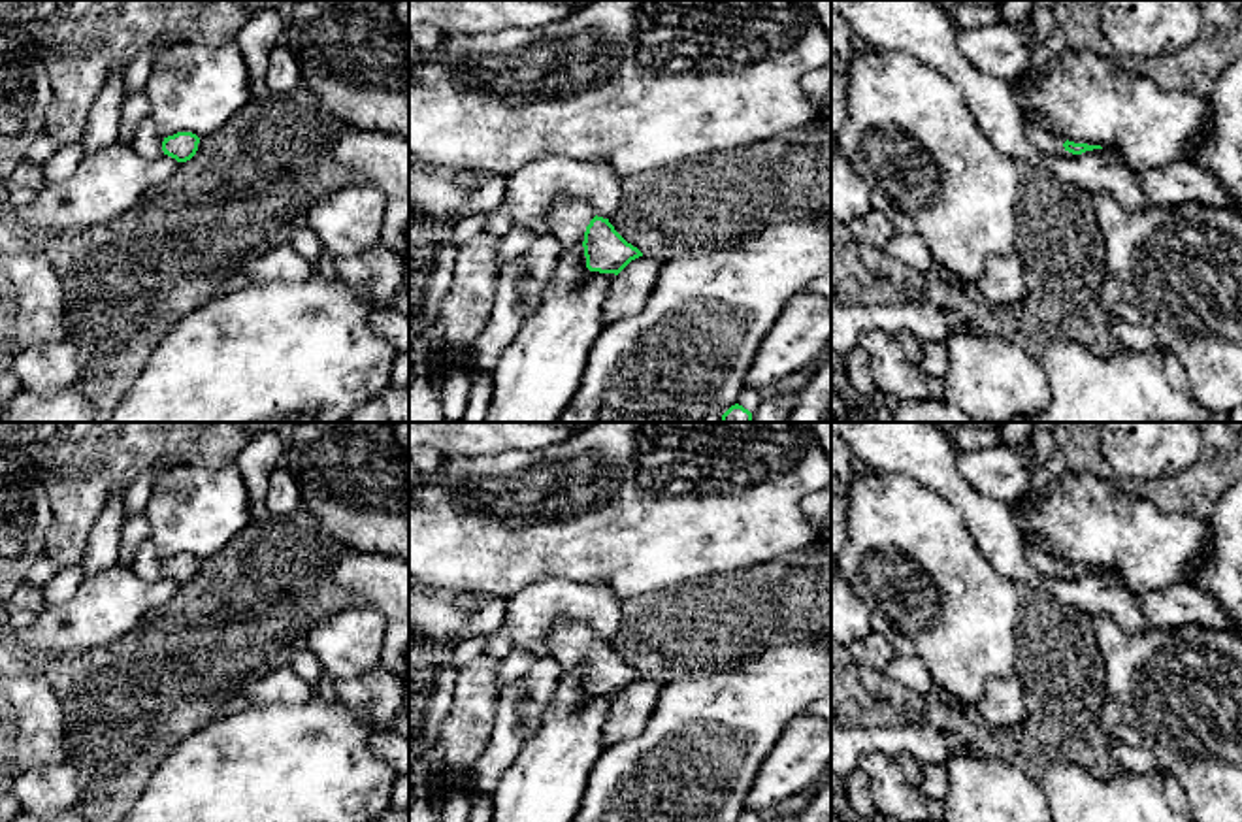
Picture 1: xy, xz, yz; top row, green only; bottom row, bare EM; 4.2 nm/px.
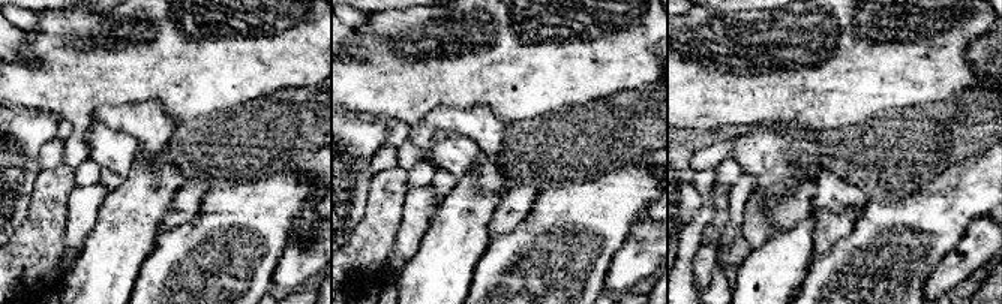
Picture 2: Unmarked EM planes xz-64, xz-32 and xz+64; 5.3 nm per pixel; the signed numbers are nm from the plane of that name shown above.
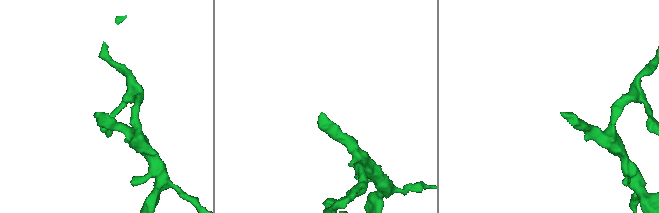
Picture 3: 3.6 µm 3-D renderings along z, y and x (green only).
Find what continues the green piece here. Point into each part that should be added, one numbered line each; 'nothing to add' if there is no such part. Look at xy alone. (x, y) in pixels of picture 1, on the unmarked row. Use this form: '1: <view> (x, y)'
1: xy (146, 564)

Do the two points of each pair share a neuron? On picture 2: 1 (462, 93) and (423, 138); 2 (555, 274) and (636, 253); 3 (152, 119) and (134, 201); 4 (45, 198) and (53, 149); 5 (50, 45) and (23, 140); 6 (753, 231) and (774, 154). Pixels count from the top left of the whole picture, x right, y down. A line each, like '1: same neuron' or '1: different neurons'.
1: different neurons
2: different neurons
3: different neurons
4: different neurons
5: different neurons
6: different neurons

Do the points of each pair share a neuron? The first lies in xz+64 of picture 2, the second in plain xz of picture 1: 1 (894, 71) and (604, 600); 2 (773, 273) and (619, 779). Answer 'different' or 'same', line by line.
1: different
2: different

